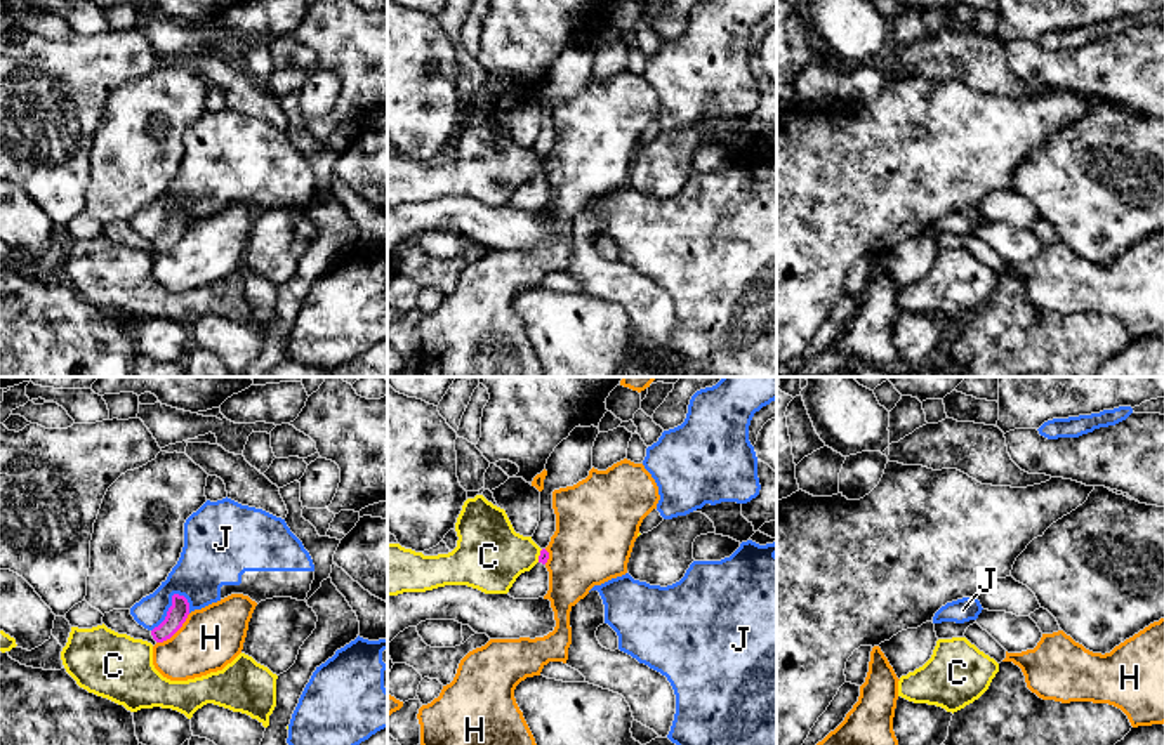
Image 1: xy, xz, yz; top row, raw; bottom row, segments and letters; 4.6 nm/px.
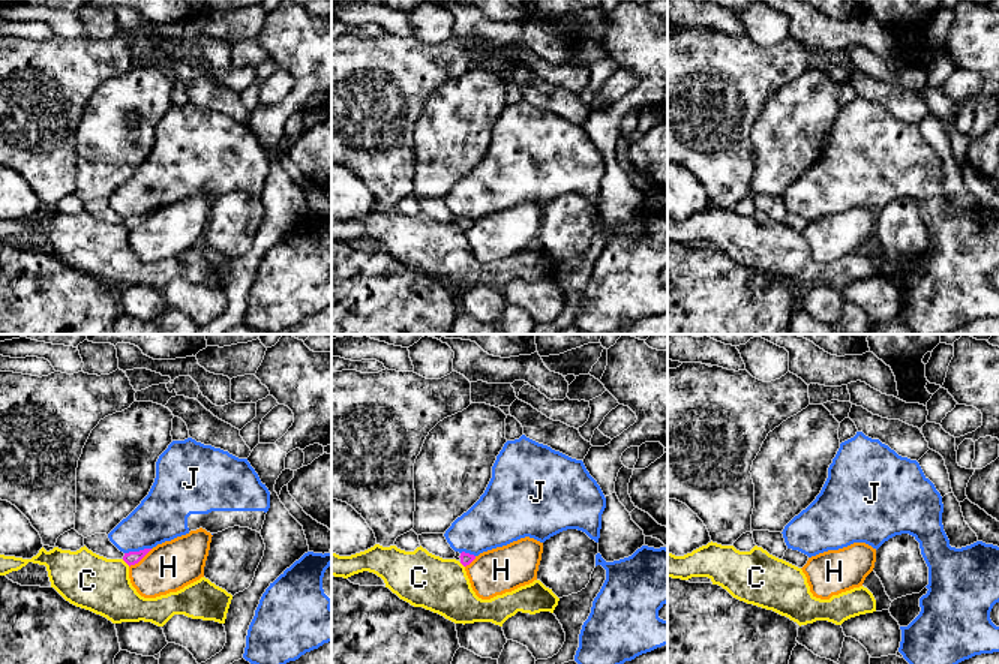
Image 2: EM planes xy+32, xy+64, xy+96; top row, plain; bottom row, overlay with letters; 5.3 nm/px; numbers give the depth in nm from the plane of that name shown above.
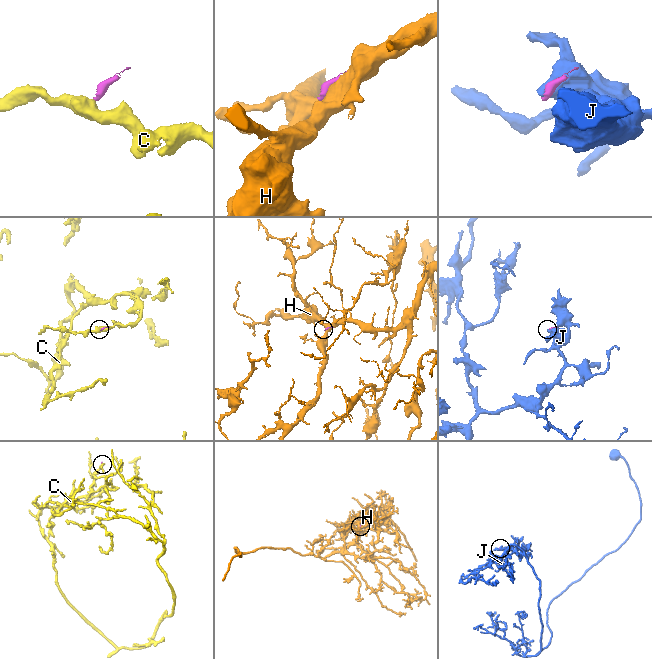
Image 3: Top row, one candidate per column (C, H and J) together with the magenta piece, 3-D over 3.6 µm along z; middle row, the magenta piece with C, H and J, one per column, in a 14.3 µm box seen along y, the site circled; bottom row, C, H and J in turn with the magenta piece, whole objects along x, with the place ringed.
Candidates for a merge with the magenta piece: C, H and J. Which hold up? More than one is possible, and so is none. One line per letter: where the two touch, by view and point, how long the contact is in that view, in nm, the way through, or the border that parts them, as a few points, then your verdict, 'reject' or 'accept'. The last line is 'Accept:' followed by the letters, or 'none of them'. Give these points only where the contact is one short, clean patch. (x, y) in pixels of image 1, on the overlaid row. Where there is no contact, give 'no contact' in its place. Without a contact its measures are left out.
C: meets magenta in xz at (539, 556); contact 70 nm long; border along xz (542, 549), (537, 561); reject
H: meets magenta in xy at (174, 632); contact 220 nm long; reject
J: meets magenta in xy at (169, 608); contact 220 nm long; reject
Accept: none of them

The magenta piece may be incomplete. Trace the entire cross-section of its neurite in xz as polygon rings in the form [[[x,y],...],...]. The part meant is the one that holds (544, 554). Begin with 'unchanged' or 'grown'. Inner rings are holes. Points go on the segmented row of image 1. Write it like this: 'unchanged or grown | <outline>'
grown | [[[542,549],[539,563],[530,571],[521,573],[507,594],[514,599],[544,597],[549,590],[549,571],[546,568],[547,559],[549,552]]]

